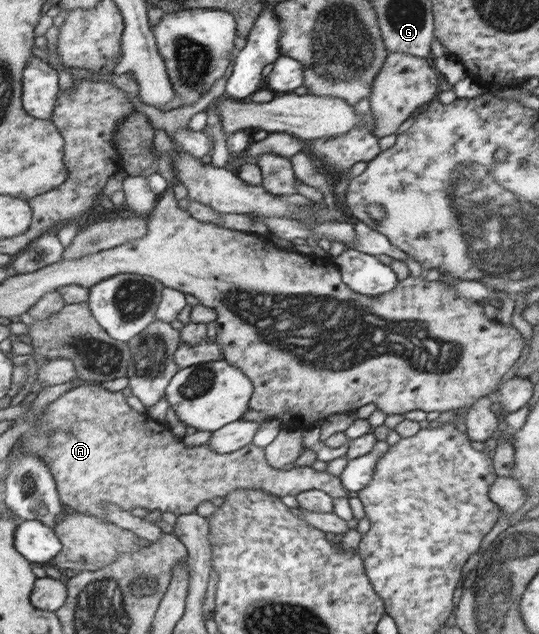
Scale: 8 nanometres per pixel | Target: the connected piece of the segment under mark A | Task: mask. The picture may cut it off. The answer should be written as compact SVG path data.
M90 383L88 385L82 385L80 387L76 387L69 391L68 393L59 397L54 403L51 403L46 409L46 425L42 429L34 428L33 431L26 434L25 441L25 449L32 454L37 454L40 458L46 461L52 476L57 481L57 487L59 489L60 498L63 504L68 506L69 508L73 508L76 512L80 513L88 513L88 515L96 515L96 517L104 519L104 521L110 522L110 518L108 518L108 512L106 512L107 504L116 505L120 507L122 510L133 511L133 512L145 512L150 510L160 510L171 511L176 514L178 517L182 514L189 514L196 512L196 508L206 501L211 501L216 497L226 498L231 492L237 491L238 489L256 489L256 490L264 490L278 498L282 498L284 496L294 496L295 498L301 493L310 491L312 489L318 489L324 491L326 495L328 495L331 499L337 499L338 497L347 498L347 493L340 485L340 481L336 476L330 476L326 474L326 471L316 471L316 469L312 469L312 467L295 467L290 471L283 471L275 469L268 464L266 458L266 451L262 447L258 447L258 445L246 445L246 447L242 447L242 449L234 451L233 453L220 454L216 451L213 451L208 445L198 447L197 449L191 449L190 447L186 447L184 443L182 443L179 439L175 439L174 441L170 441L168 445L164 445L160 447L158 444L153 444L156 437L160 435L160 433L164 433L164 431L170 431L167 423L155 420L150 417L148 413L138 413L128 405L128 401L126 401L128 391L117 391L112 392L108 391L108 389L104 389L100 383Z

